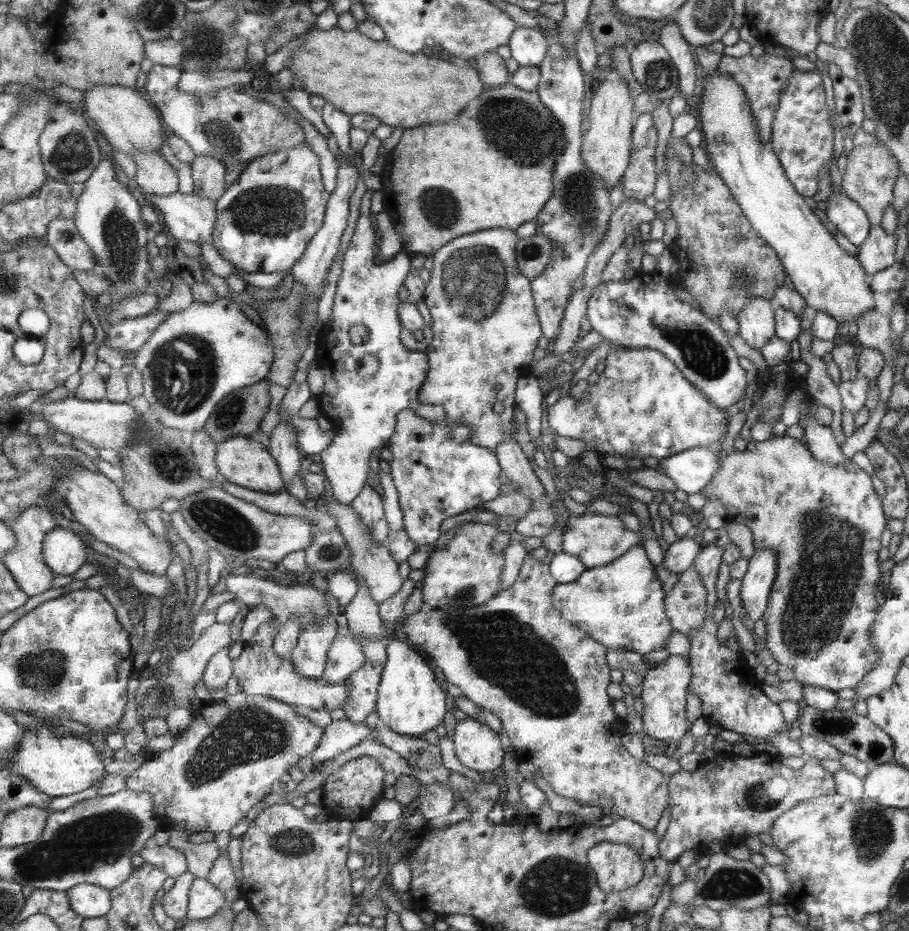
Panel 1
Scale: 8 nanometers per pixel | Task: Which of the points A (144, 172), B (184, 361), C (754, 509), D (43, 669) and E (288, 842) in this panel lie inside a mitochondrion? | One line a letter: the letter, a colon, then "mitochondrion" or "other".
A: other
B: mitochondrion
C: other
D: mitochondrion
E: mitochondrion

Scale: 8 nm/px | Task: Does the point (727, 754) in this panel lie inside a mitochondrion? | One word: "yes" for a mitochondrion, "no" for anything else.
no

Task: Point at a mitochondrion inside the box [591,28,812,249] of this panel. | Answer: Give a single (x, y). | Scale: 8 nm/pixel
(658, 76)

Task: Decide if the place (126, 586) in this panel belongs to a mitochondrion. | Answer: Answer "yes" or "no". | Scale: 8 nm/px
no

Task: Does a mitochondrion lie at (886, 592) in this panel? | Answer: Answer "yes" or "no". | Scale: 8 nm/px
no

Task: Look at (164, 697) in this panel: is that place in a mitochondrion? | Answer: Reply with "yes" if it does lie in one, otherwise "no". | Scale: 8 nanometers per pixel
yes

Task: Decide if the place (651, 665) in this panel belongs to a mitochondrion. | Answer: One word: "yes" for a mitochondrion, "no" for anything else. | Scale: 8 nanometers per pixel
no

